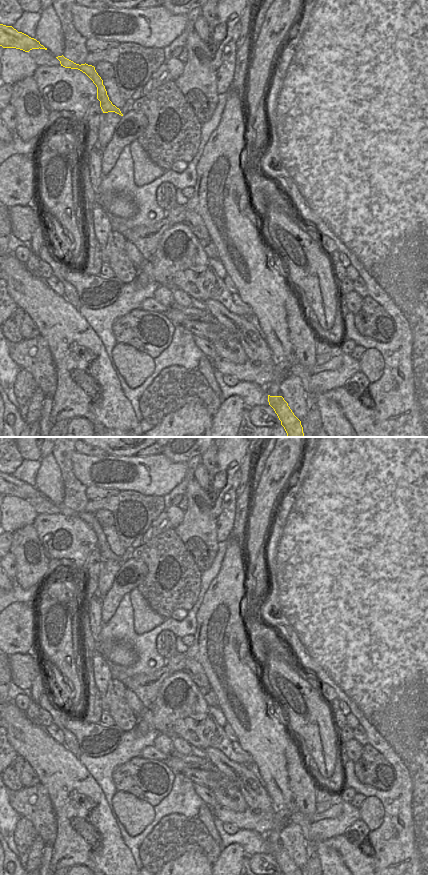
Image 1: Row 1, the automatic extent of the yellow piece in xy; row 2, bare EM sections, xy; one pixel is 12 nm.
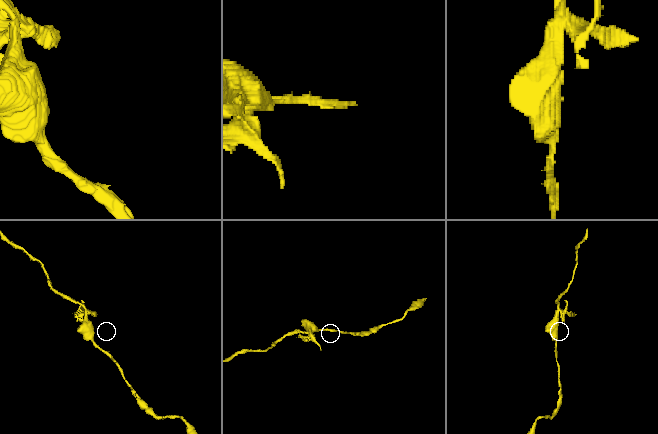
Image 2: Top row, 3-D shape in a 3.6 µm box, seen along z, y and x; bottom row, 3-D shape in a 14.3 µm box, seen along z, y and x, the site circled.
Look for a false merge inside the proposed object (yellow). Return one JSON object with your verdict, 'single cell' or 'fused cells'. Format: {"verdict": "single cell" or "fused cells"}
{"verdict": "fused cells"}

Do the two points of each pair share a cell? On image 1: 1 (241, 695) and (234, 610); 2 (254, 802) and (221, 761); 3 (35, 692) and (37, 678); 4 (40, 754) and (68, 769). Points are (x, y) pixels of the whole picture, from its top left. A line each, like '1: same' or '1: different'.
1: same
2: same
3: same
4: same

